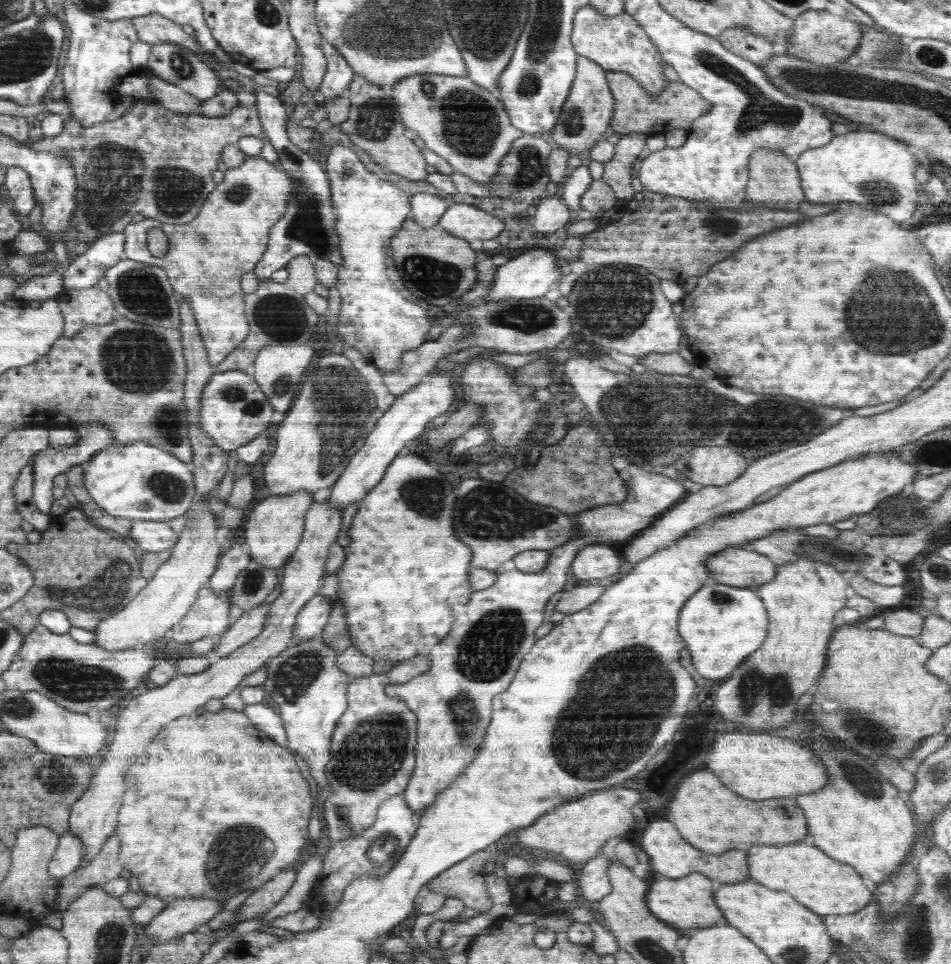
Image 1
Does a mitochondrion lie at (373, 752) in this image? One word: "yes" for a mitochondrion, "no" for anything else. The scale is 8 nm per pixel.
yes

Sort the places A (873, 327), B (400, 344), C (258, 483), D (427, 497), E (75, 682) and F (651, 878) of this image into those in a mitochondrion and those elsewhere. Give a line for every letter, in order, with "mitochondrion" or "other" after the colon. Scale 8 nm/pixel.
A: mitochondrion
B: other
C: other
D: mitochondrion
E: mitochondrion
F: other

